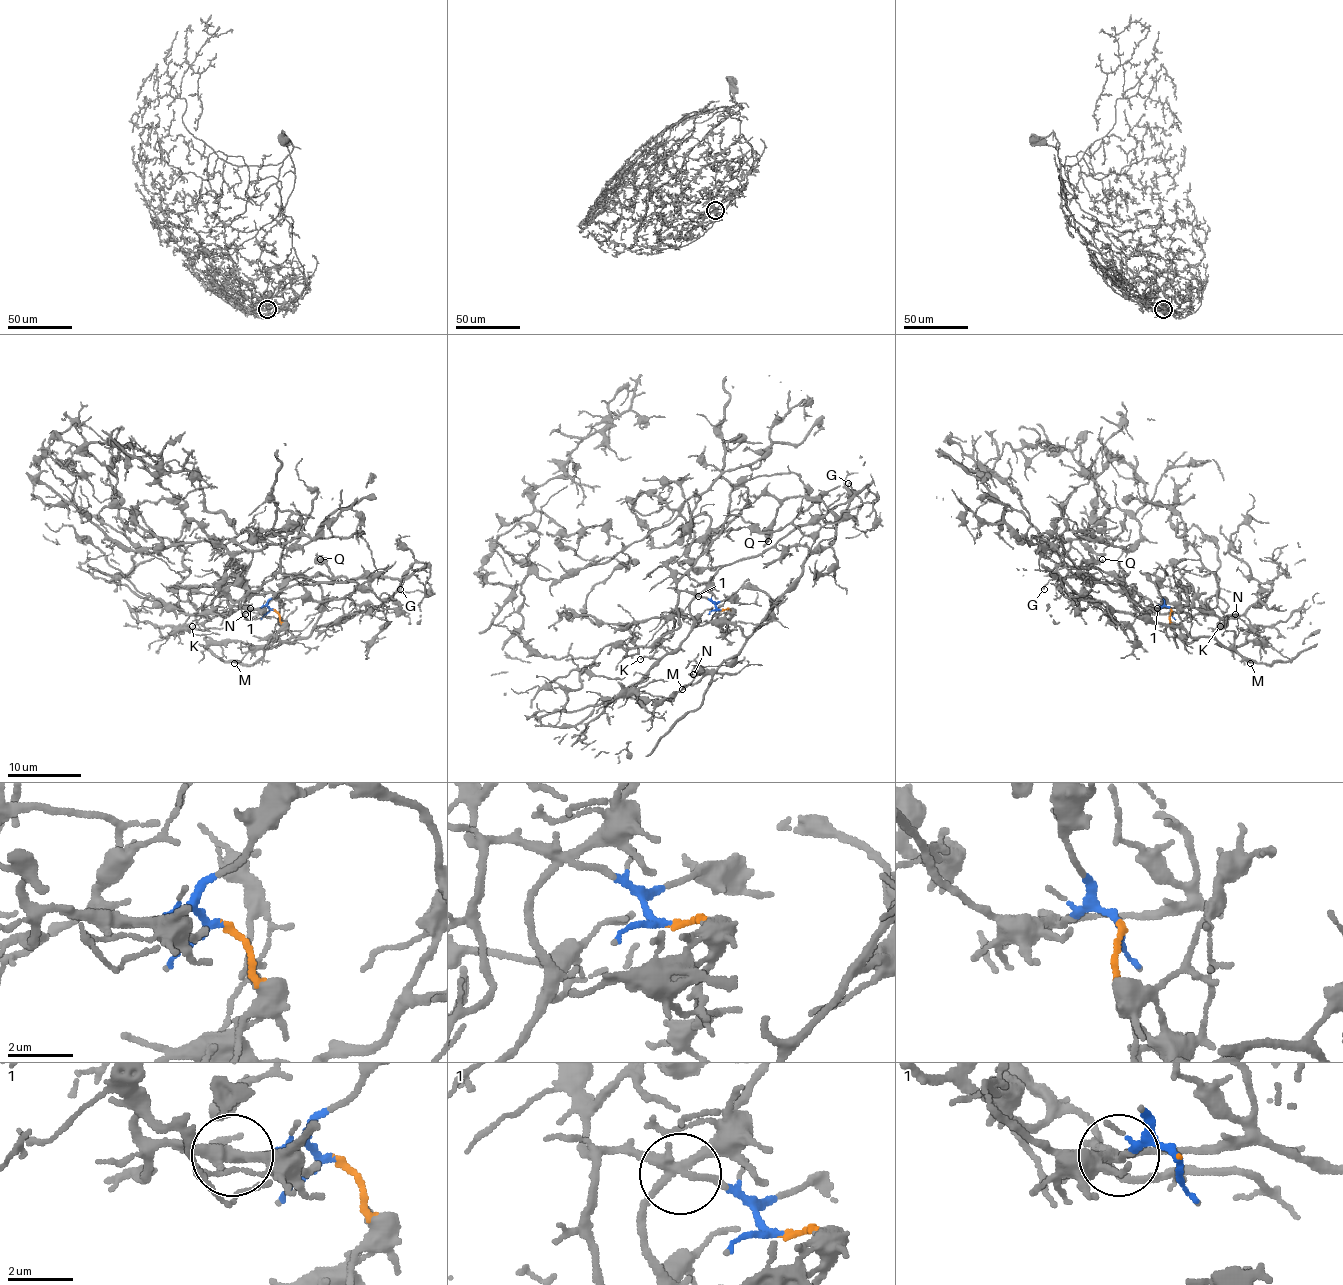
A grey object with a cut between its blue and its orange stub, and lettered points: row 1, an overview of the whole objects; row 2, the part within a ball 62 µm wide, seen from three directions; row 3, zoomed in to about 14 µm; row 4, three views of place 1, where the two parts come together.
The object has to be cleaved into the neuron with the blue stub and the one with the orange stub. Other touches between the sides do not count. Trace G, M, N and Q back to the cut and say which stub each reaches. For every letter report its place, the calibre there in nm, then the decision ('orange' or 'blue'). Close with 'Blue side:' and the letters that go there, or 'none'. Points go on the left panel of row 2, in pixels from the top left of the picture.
G: place (400, 589); calibre 120 nm; orange
M: place (234, 663); calibre 110 nm; orange
N: place (245, 614); calibre 110 nm; orange
Q: place (320, 559); calibre 240 nm; orange
Blue side: none

